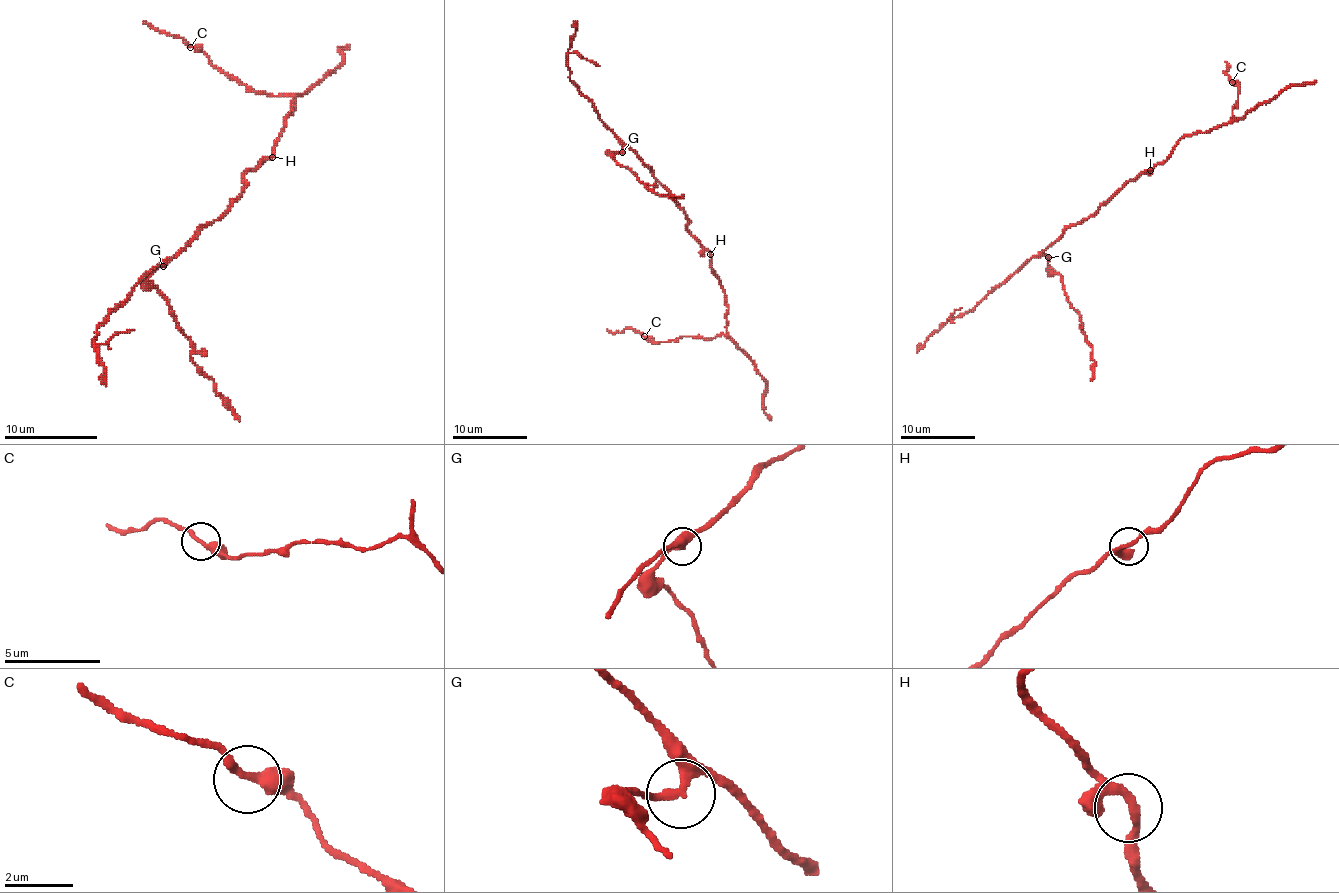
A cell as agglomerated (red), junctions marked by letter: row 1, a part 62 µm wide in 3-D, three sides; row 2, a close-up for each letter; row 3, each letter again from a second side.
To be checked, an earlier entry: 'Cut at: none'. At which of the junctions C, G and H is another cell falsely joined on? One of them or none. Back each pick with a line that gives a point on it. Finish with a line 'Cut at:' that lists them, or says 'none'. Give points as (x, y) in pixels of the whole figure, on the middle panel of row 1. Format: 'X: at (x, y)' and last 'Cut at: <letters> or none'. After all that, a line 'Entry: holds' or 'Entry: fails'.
G: at (622, 152)
Cut at: G
Entry: fails

